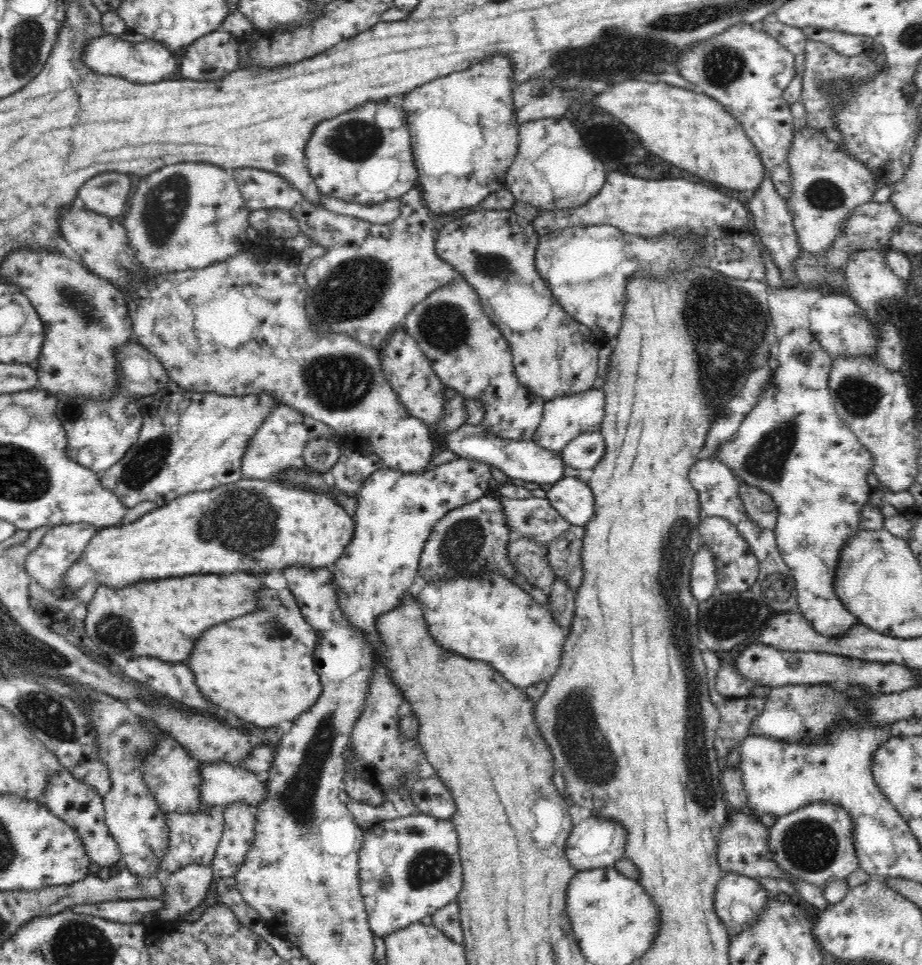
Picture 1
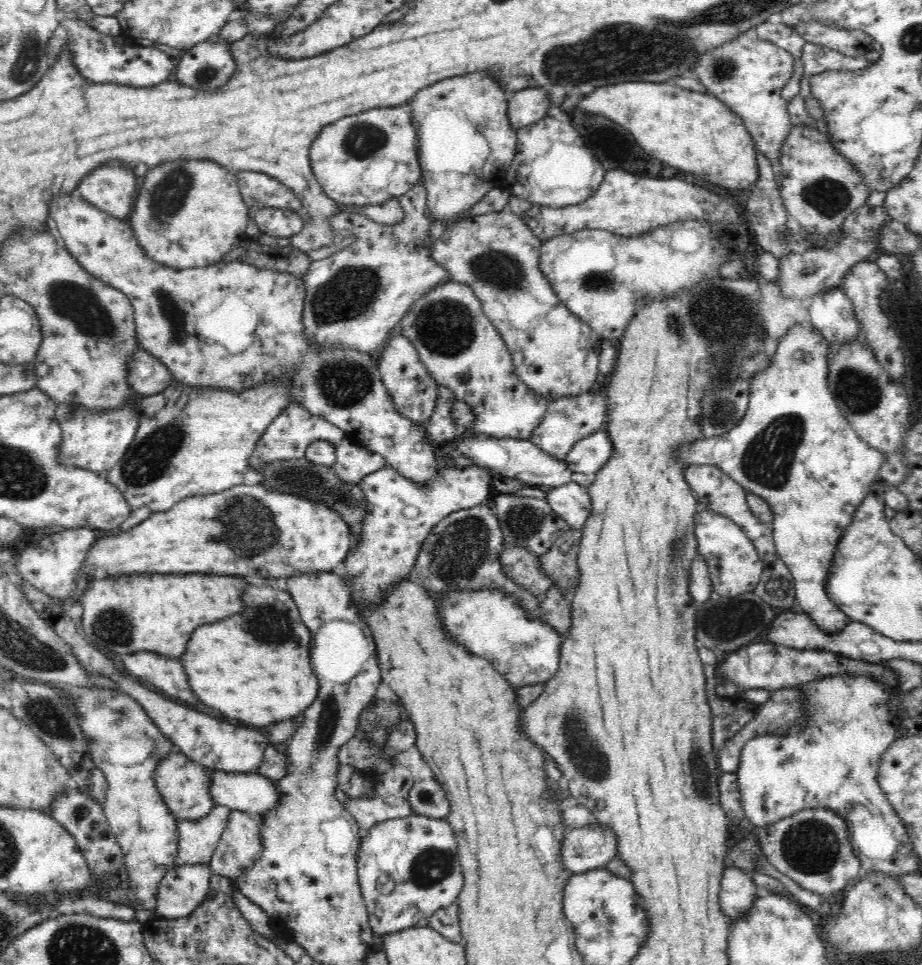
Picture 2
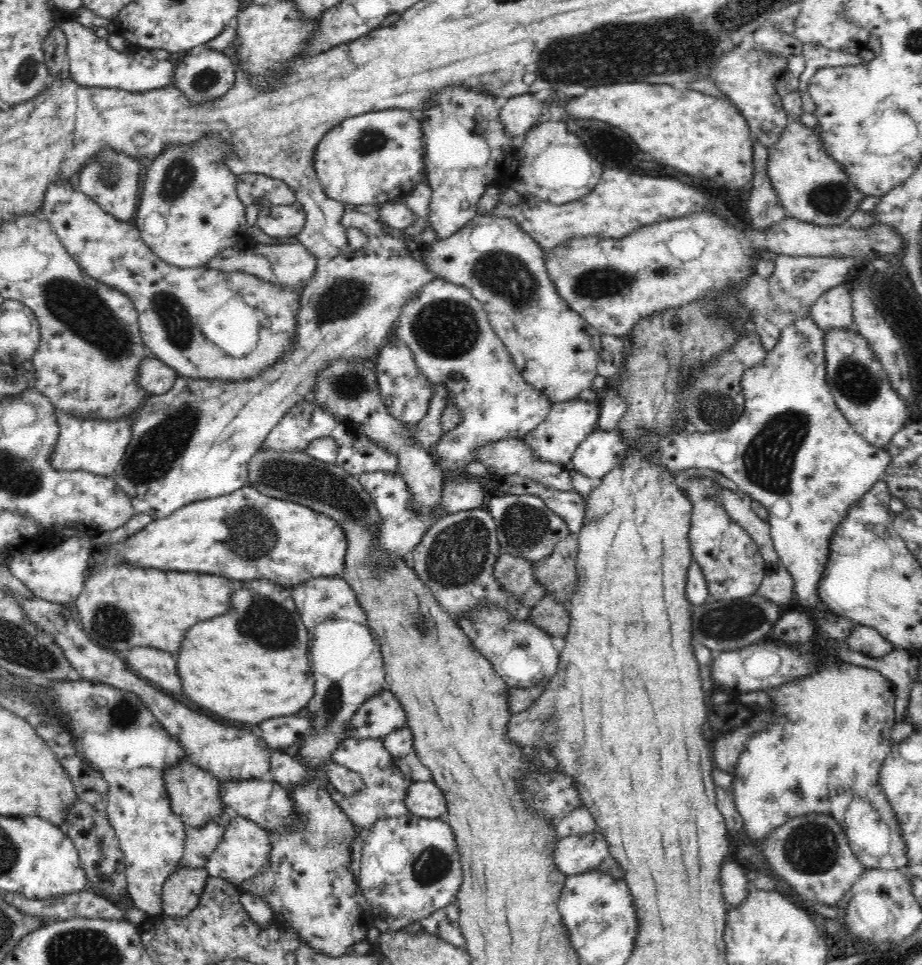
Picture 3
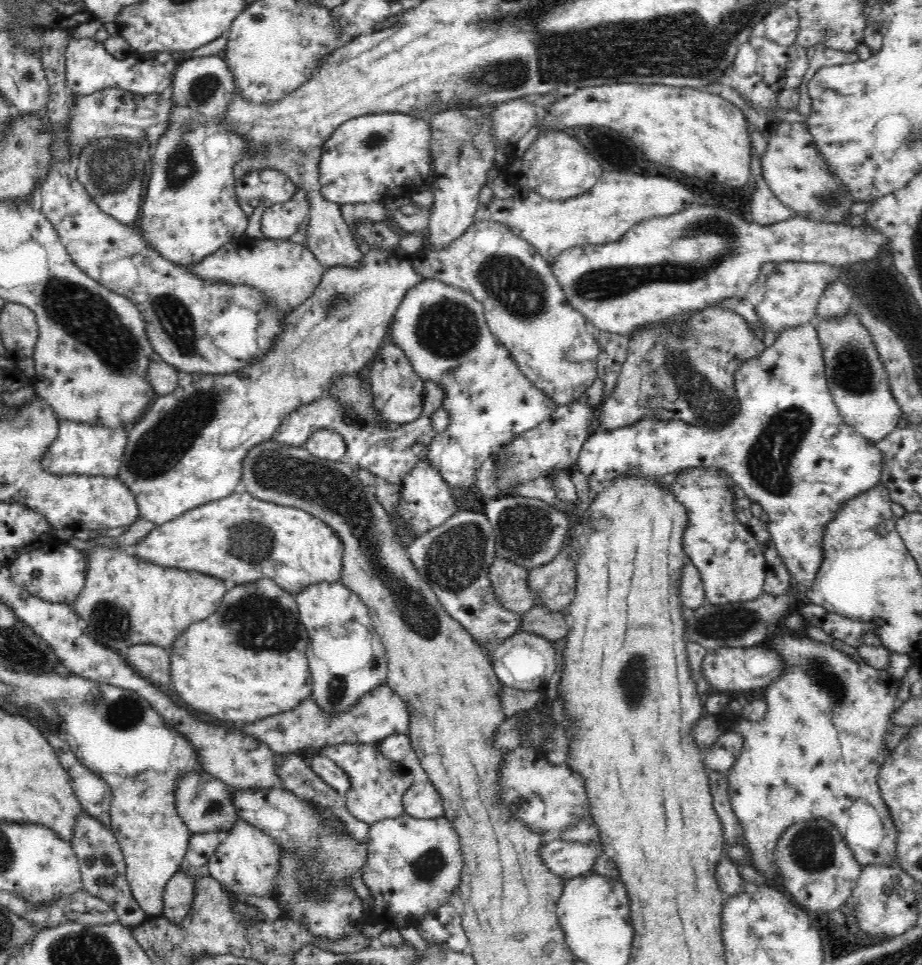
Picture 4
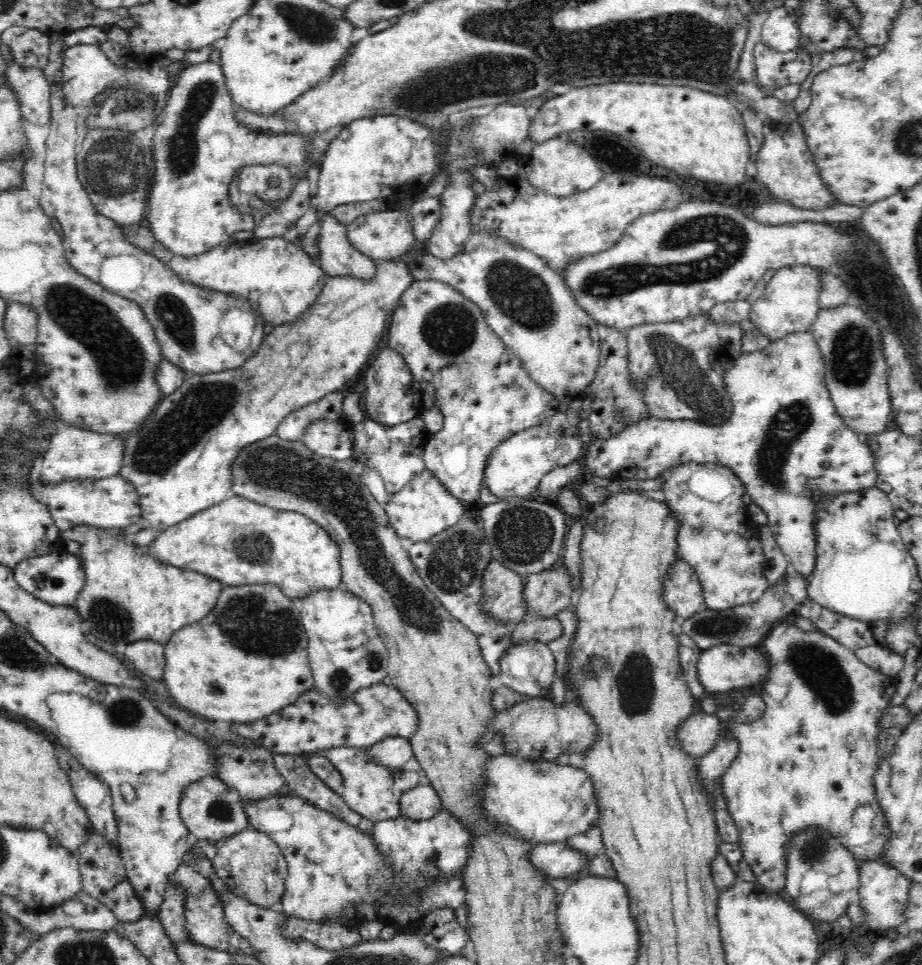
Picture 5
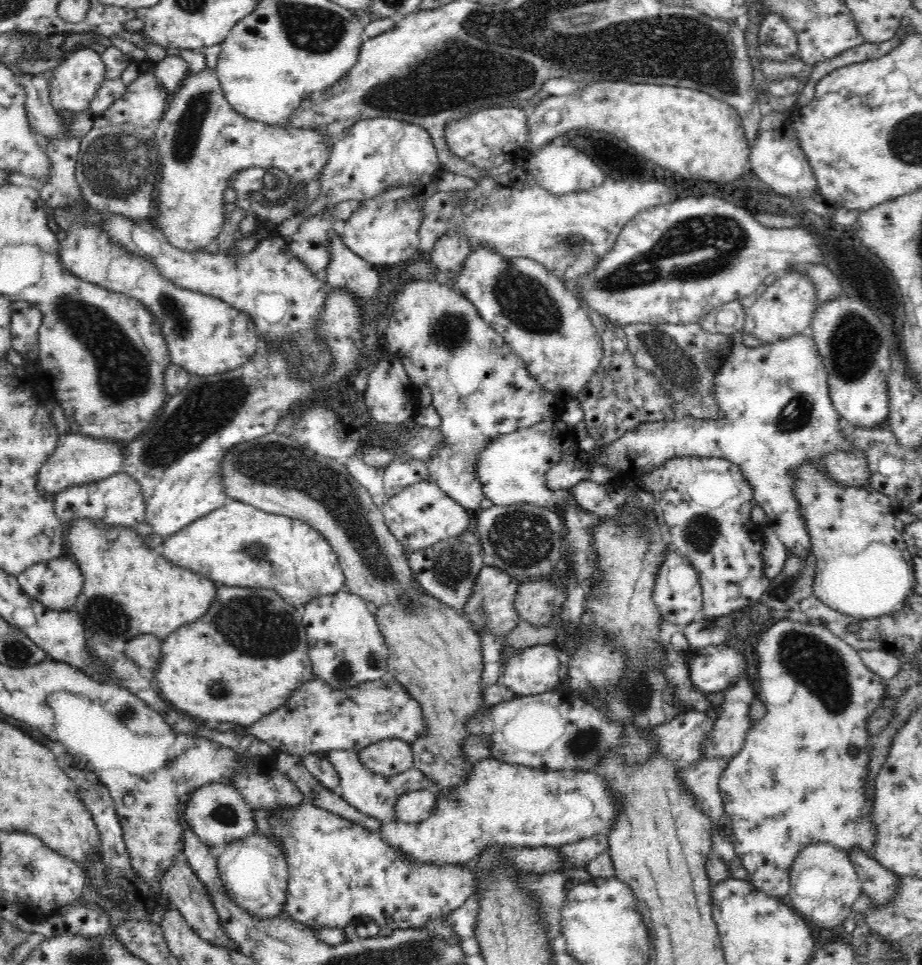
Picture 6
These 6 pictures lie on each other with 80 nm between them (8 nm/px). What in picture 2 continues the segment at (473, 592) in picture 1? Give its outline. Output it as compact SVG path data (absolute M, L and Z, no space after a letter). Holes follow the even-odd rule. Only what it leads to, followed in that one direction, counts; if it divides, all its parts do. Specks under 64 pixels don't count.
M452 590L452 592L448 592L448 594L444 594L444 596L433 596L431 592L428 591L428 595L430 597L434 597L434 601L436 601L436 606L438 606L438 610L442 608L442 618L444 618L444 626L448 628L448 632L452 632L452 636L454 636L454 641L458 640L458 643L462 643L462 646L466 648L466 651L470 651L473 655L484 657L486 660L492 663L492 666L503 675L503 678L510 683L510 685L517 689L524 686L536 685L536 684L546 684L548 683L556 674L556 671L559 669L559 660L561 653L560 641L558 640L558 636L561 636L556 629L548 626L543 620L539 618L535 618L533 614L530 612L526 612L520 605L519 600L515 598L515 596L511 596L511 594L507 594L507 592L503 592L503 590Z

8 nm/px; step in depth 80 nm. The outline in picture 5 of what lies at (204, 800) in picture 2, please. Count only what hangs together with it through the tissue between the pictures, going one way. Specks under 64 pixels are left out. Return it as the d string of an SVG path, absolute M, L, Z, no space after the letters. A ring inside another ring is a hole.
M206 776L182 792L182 800L179 804L179 812L183 823L189 828L192 839L207 840L208 842L222 842L230 836L250 827L248 815L244 809L244 801L240 793L229 787L222 779Z

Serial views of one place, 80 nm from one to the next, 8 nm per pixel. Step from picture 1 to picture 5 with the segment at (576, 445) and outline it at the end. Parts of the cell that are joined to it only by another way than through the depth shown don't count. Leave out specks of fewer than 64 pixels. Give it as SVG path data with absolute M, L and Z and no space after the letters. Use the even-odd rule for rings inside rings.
M808 330L800 332L792 332L788 336L784 336L778 340L772 341L767 347L756 350L754 352L745 353L742 351L738 358L734 359L734 362L724 371L723 381L727 396L732 405L734 405L732 416L730 420L720 426L708 426L708 424L696 424L692 420L662 420L651 417L639 421L637 424L628 426L623 432L620 432L616 437L604 439L593 439L590 444L586 446L584 464L586 472L592 476L601 477L602 482L606 482L610 479L621 477L626 480L639 480L645 481L648 479L658 479L662 472L666 472L668 468L674 468L678 464L688 464L690 462L696 462L697 464L722 464L727 468L730 468L734 474L738 476L738 479L744 485L746 494L750 495L752 502L756 503L767 514L767 524L770 530L773 532L777 546L786 554L788 562L794 566L794 569L809 578L812 571L815 569L816 564L816 540L815 532L815 504L818 497L831 494L844 494L854 491L863 491L864 489L875 487L878 472L876 471L875 458L870 451L870 446L864 442L864 439L860 434L856 434L854 430L845 425L844 420L837 412L835 405L832 403L832 399L829 393L825 381L825 362L819 349L816 339L813 337L813 333Z

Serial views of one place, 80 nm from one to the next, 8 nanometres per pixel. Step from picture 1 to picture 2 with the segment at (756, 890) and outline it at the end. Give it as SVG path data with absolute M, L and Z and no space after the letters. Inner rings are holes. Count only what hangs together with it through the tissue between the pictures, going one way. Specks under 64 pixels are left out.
M725 867L719 902L723 915L730 921L734 920L740 908L751 908L760 895L750 874L738 867Z

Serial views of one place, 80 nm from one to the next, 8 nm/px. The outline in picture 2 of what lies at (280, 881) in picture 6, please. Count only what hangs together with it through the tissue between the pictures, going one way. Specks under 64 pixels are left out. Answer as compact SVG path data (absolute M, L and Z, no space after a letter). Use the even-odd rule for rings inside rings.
M231 810L226 828L212 855L209 867L213 875L235 881L262 852L262 817Z

